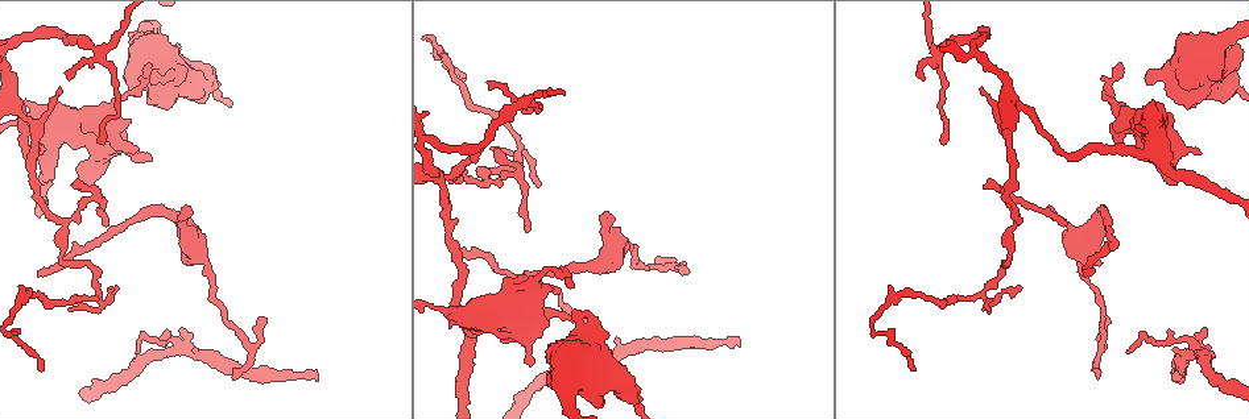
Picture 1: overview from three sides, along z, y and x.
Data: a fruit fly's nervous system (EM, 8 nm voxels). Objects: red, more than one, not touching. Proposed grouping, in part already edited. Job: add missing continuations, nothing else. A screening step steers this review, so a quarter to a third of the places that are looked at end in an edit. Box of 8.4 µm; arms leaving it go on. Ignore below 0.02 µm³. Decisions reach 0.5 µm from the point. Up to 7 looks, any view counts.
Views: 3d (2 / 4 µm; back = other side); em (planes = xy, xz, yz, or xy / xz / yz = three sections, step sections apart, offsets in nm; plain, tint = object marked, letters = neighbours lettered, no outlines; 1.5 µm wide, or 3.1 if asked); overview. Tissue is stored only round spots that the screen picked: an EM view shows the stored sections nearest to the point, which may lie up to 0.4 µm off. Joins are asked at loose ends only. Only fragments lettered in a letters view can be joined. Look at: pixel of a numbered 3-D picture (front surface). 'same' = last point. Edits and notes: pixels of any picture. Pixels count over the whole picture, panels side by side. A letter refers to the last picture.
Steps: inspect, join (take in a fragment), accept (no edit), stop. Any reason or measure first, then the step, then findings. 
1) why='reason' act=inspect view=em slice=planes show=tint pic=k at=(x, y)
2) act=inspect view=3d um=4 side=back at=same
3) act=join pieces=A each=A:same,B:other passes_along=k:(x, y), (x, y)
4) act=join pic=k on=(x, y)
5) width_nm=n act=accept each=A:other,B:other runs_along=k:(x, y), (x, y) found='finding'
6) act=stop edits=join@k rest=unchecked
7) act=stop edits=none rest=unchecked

why='free end' act=inspect view=em slice=xy step=4 show=plain pic=1 at=(740, 341)

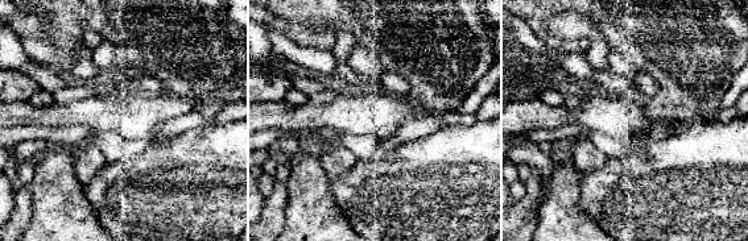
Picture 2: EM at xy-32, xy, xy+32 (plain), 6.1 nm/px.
why='what lies round it' act=inspect view=em slice=xy step=4 show=letters at=same

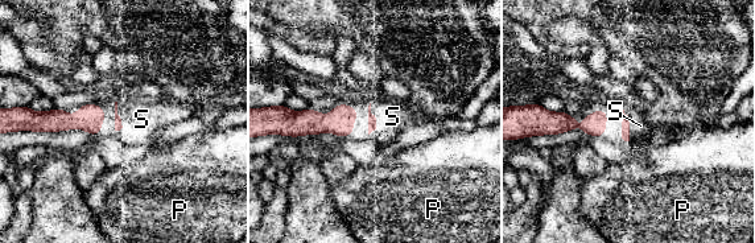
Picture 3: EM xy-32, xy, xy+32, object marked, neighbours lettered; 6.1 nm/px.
act=join pieces=S each=P:other,S:same found='the neuron continues'

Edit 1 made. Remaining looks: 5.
act=inspect view=overview

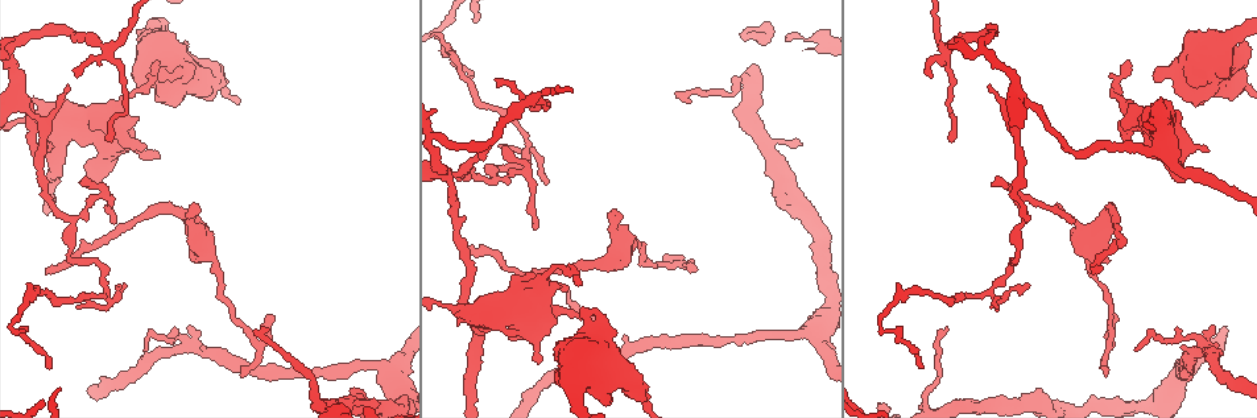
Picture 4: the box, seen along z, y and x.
why='tapers out' act=inspect view=em slice=xz step=4 show=letters pic=4 at=(46, 275)

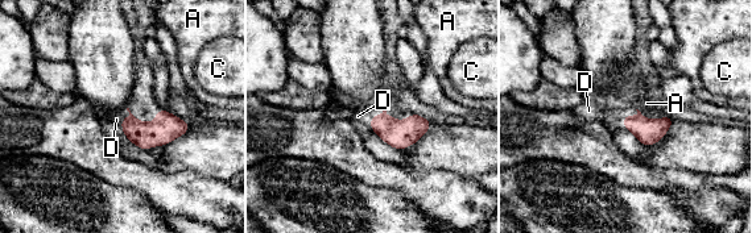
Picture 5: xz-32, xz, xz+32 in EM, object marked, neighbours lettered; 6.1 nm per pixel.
act=join pieces=D each=A:other,C:other,D:same passes_along=5:(648, 132), (627, 115), (589, 111) found='it goes on there'

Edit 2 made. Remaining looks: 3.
why='branch stops here' act=inspect view=3d um=2 pic=4 at=(193, 203)

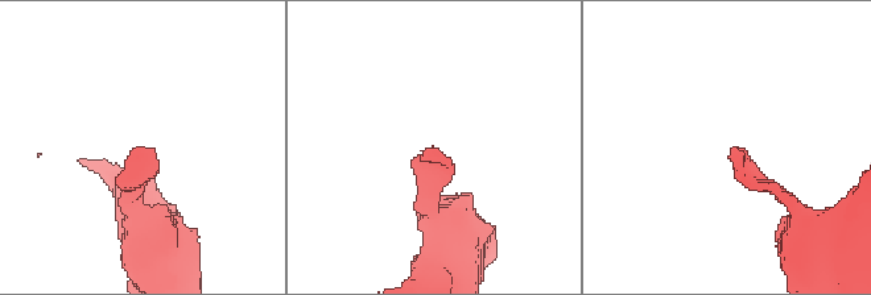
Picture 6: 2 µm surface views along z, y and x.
act=inspect view=em slice=xz step=4 show=tint pic=6 at=(435, 152)

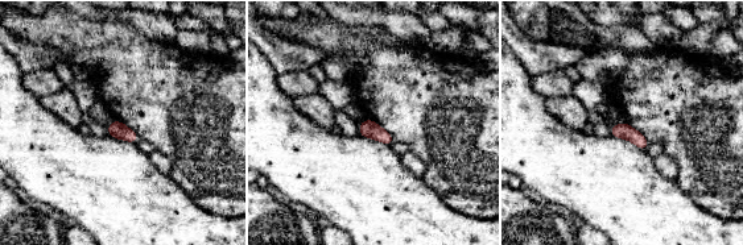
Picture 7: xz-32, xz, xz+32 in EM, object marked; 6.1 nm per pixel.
act=inspect view=em slice=planes show=letters at=same

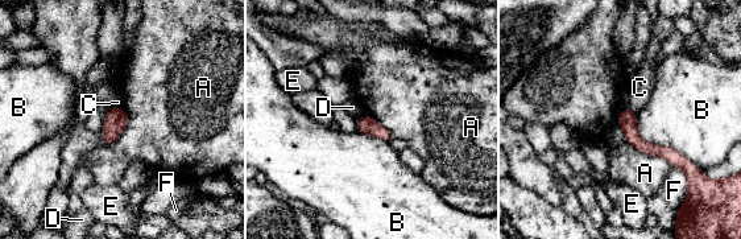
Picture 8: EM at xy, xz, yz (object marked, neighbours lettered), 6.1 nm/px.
act=accept each=A:other,B:other,C:other,D:other,E:other,F:other runs_along=8:(622, 115), (642, 145), (688, 169) found='none of them fits'

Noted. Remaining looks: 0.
act=stop edits=join@3,join@5 rest=unchecked

